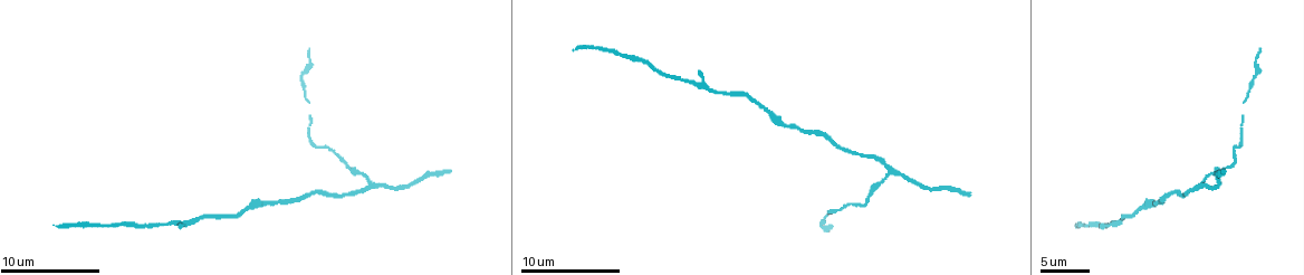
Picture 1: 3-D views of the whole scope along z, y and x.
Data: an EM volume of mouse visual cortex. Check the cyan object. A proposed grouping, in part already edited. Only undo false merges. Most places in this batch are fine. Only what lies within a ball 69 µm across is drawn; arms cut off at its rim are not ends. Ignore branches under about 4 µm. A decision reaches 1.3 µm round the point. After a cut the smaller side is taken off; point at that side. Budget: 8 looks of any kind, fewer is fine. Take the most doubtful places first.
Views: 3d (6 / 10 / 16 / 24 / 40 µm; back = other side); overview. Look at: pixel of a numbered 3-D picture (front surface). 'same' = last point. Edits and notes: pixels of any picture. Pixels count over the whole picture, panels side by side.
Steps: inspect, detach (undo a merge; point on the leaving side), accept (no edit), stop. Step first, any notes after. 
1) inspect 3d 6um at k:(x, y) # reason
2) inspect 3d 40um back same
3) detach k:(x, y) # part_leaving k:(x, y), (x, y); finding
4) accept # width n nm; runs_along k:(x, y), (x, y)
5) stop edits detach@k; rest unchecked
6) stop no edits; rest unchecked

inspect 3d 6um at 1:(370, 181) # three arms meet

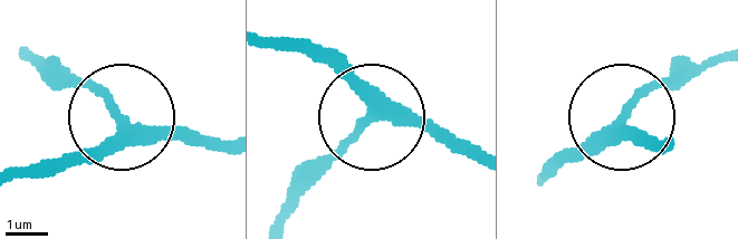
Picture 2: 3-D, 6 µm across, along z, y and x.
accept # side_arm 10 um; runs_along 2:(24, 178), (66, 171), (123, 121), (173, 124), (227, 145); continuous, no second neuron

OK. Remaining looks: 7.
inspect 3d 6um at 1:(1255, 74) # a narrow waist

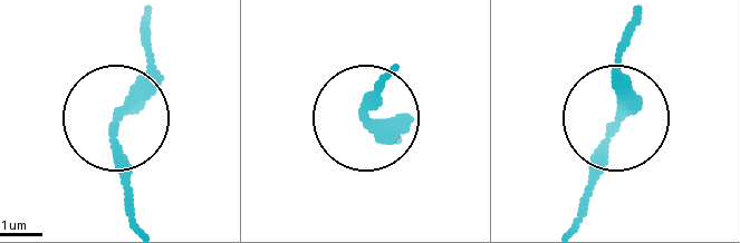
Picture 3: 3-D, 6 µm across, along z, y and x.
accept # width 240 nm; runs_along 3:(140, 223), (118, 116), (146, 62), (151, 23); all the same neuron

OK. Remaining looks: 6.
inspect 3d 6um at 1:(247, 207) # thick turns thin

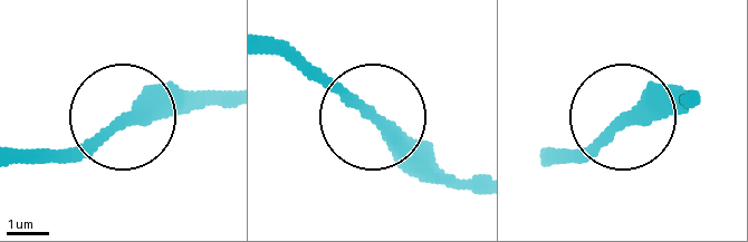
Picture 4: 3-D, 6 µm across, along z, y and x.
accept # runs_along 4:(221, 88), (157, 93), (55, 160); one neuron here

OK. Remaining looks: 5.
inspect 3d 16um at 1:(199, 218) # narrows sharply

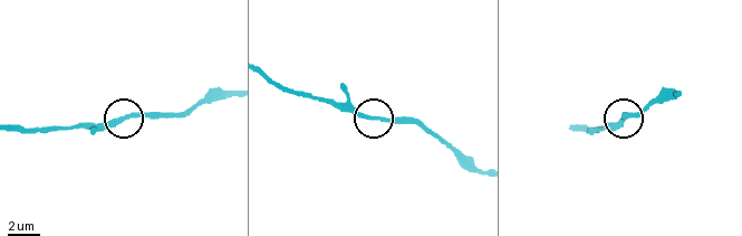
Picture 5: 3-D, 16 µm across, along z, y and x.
accept # runs_along 5:(480, 172), (416, 123), (384, 122), (341, 107); all the same neuron

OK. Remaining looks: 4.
stop no edits; rest unchecked

